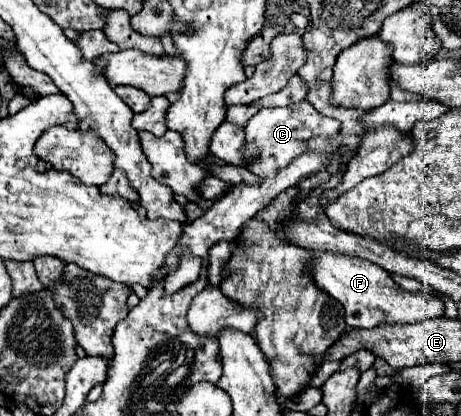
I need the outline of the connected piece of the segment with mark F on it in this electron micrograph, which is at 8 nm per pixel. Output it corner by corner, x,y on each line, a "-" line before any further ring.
317,253
311,263
311,275
319,289
335,297
345,307
347,327
365,327
373,329
379,325
405,325
405,323
421,323
433,317
445,317
445,305
439,297
431,293
409,293
393,283
391,275
363,259
351,259
345,255
333,253

